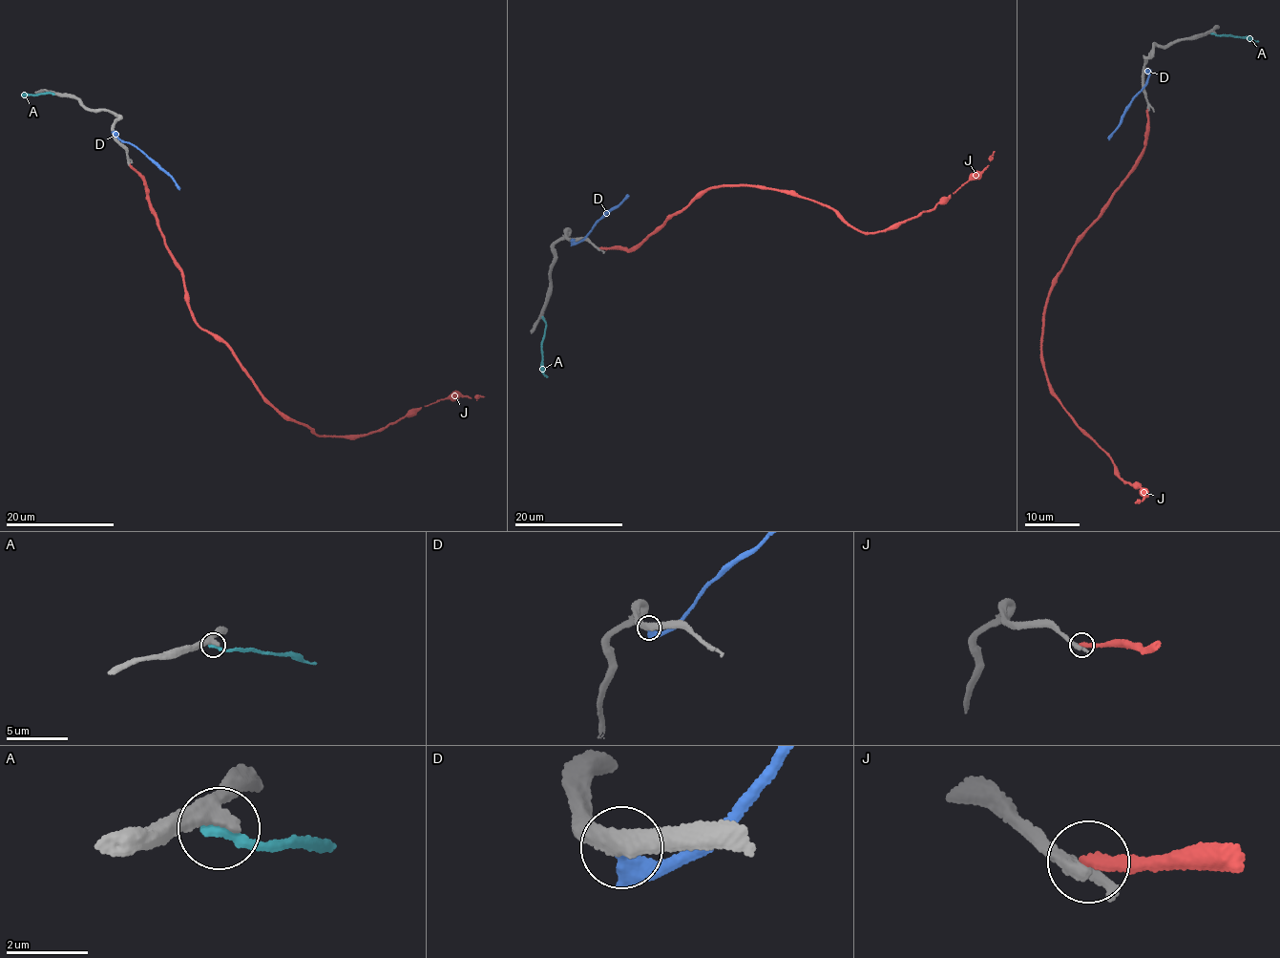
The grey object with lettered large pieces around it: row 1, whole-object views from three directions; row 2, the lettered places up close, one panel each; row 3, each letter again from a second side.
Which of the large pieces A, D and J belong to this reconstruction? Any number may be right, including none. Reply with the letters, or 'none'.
none

